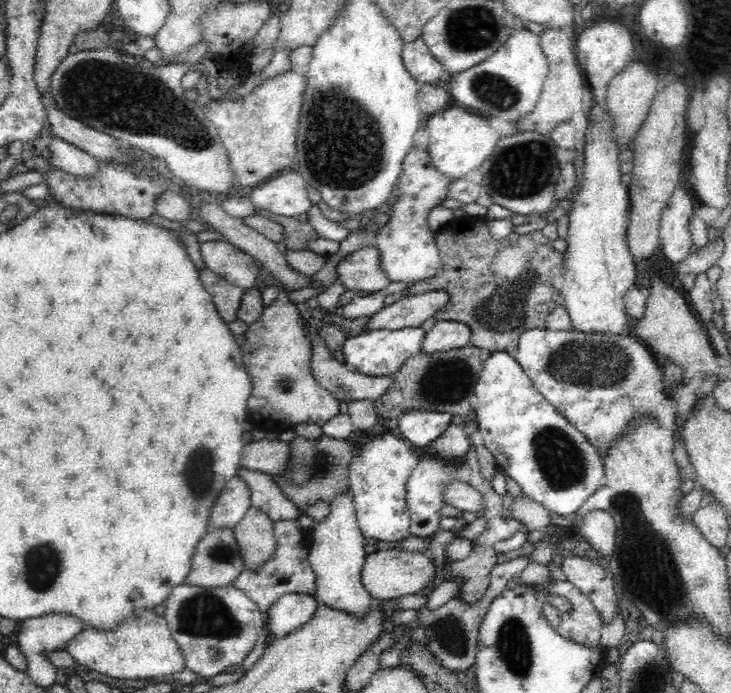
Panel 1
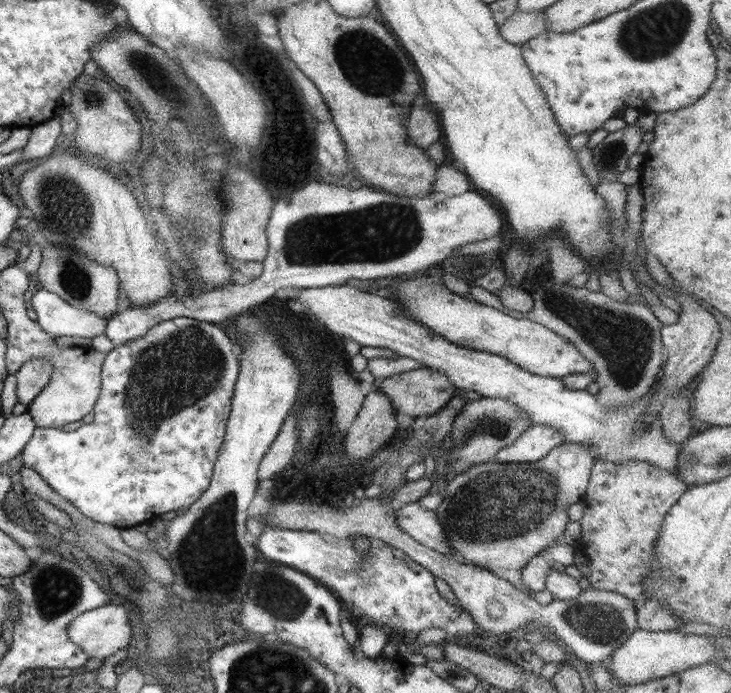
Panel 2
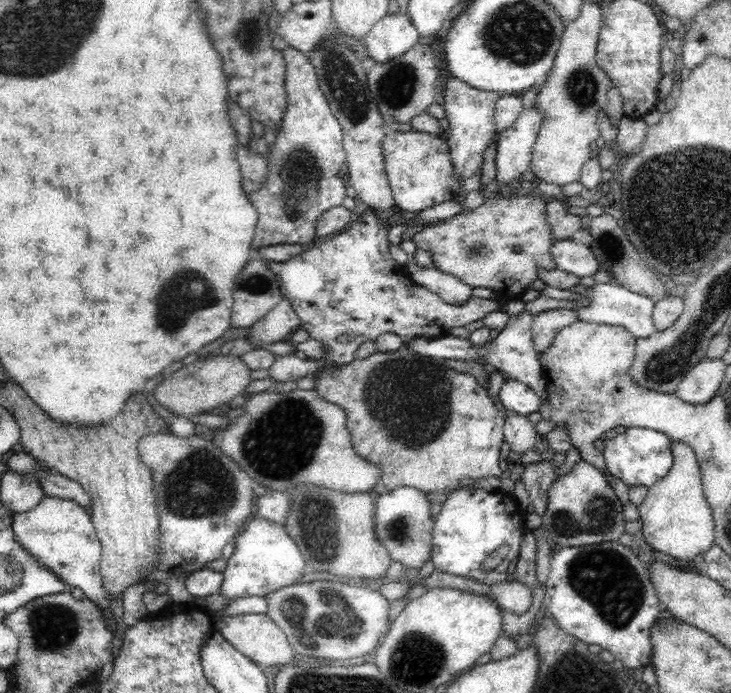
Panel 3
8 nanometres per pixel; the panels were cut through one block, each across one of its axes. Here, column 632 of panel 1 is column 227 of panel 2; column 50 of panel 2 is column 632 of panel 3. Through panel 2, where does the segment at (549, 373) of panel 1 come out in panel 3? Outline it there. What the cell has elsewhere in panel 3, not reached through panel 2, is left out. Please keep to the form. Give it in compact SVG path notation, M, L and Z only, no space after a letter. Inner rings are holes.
M628 428L623 434L618 433L604 442L602 454L607 472L604 473L604 468L600 472L607 478L608 484L610 480L619 480L628 486L628 489L636 486L645 486L646 489L650 489L658 480L664 478L672 467L670 440L671 438L666 434L652 429Z

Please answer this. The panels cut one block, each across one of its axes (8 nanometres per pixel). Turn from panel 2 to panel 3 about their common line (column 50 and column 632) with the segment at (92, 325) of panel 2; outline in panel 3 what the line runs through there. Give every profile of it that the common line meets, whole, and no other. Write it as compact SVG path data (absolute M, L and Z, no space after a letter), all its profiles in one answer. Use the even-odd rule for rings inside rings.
M612 282L595 283L586 287L585 291L585 295L576 301L577 307L572 309L576 313L576 320L596 325L622 326L635 339L648 338L657 331L653 323L655 304L650 298L634 294L634 292L626 290L626 287Z

